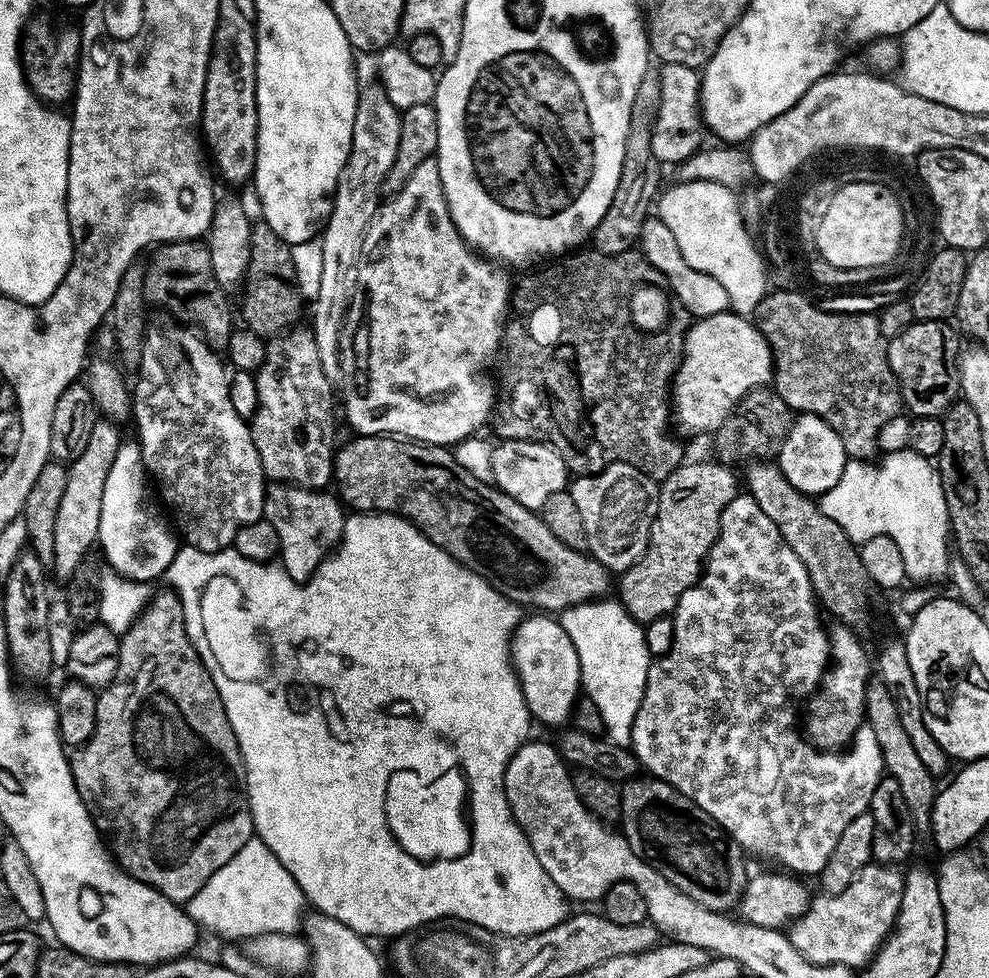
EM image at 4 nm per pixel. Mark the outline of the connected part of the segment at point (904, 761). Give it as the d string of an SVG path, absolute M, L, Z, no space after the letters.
M878 678L870 679L865 688L863 719L878 737L878 746L882 749L882 758L884 759L884 771L894 778L894 782L898 782L898 790L902 790L902 799L906 801L906 807L912 815L917 837L931 837L931 812L938 791L938 780L937 777L930 774L930 770L926 770L926 765L918 759L918 753L910 743L906 729L902 727L902 721L898 719L894 698L890 698L886 686Z

